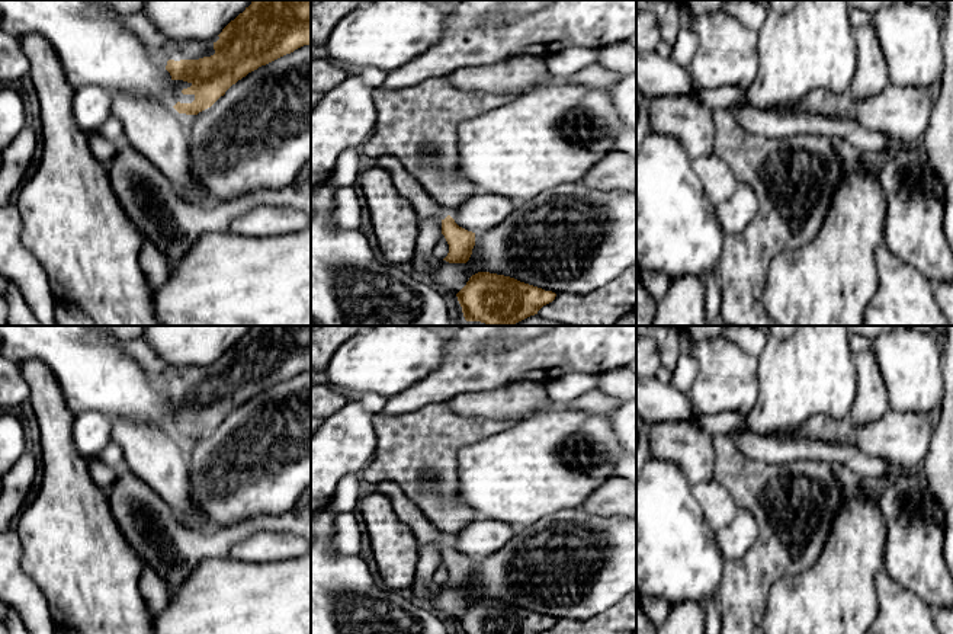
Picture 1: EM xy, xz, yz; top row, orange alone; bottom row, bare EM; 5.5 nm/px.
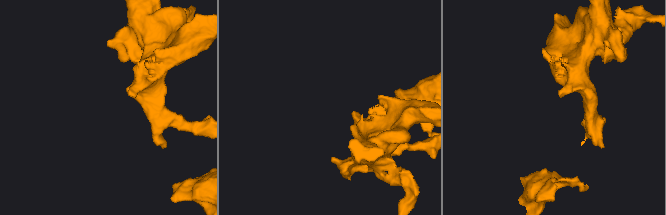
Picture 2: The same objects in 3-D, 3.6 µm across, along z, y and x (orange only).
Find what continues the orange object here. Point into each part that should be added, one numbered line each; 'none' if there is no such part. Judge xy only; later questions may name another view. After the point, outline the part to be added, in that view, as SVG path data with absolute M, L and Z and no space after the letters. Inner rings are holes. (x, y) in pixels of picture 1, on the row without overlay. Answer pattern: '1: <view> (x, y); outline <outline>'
1: xy (177, 375); outline M215 362L212 366L177 365L158 378L154 378L151 387L154 391L166 394L169 385L199 385L215 380L214 369L219 365Z

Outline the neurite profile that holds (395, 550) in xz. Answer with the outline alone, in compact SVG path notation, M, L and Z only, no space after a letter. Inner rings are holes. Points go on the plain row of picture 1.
M378 491L370 493L360 499L359 510L386 589L411 587L415 582L420 544L411 529L397 516L391 499Z

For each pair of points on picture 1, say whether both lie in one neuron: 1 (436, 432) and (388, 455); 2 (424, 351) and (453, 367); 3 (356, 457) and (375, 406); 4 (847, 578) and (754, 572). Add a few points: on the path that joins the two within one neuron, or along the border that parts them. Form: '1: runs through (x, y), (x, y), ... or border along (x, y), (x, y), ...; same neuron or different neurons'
1: runs through (424, 444), (417, 451), (400, 455); same neuron
2: border along (449, 340), (443, 361), (416, 383); different neurons
3: border along (359, 402), (372, 415); different neurons
4: border along (821, 550), (814, 564), (783, 576), (769, 594); different neurons

